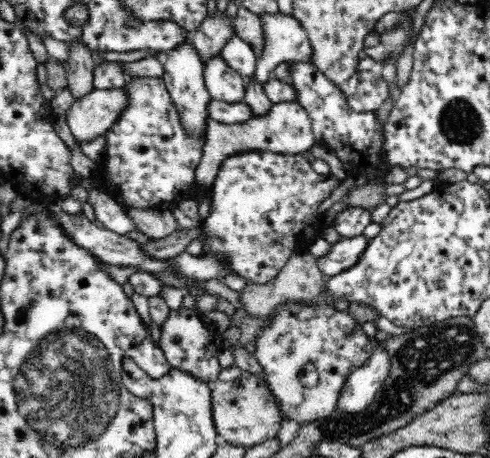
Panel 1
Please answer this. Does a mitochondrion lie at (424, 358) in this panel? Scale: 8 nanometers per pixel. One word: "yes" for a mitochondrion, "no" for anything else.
yes

